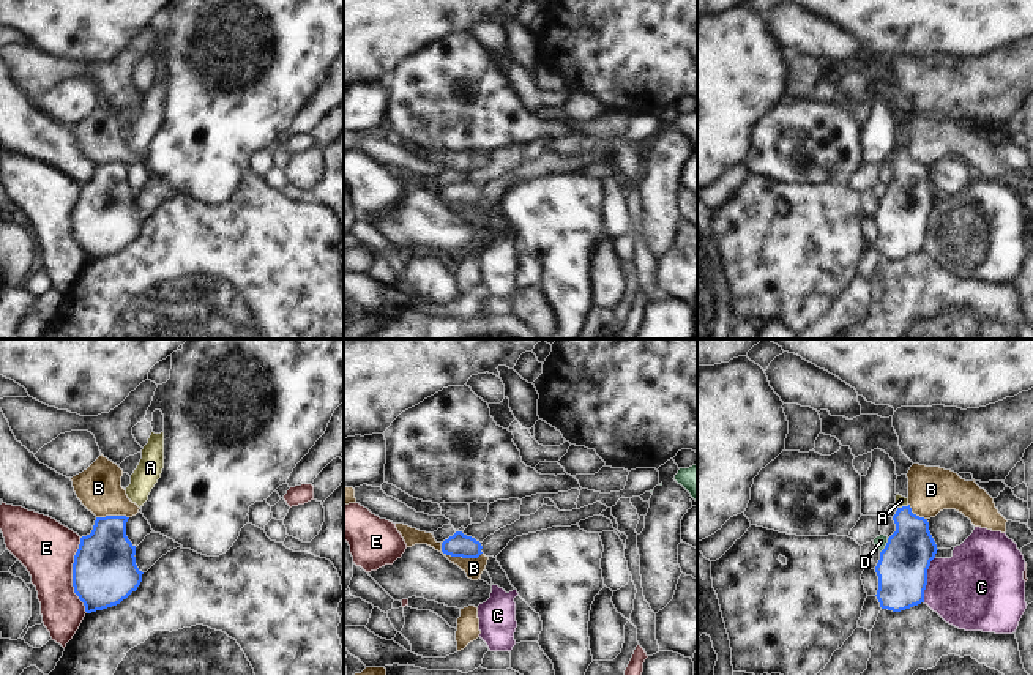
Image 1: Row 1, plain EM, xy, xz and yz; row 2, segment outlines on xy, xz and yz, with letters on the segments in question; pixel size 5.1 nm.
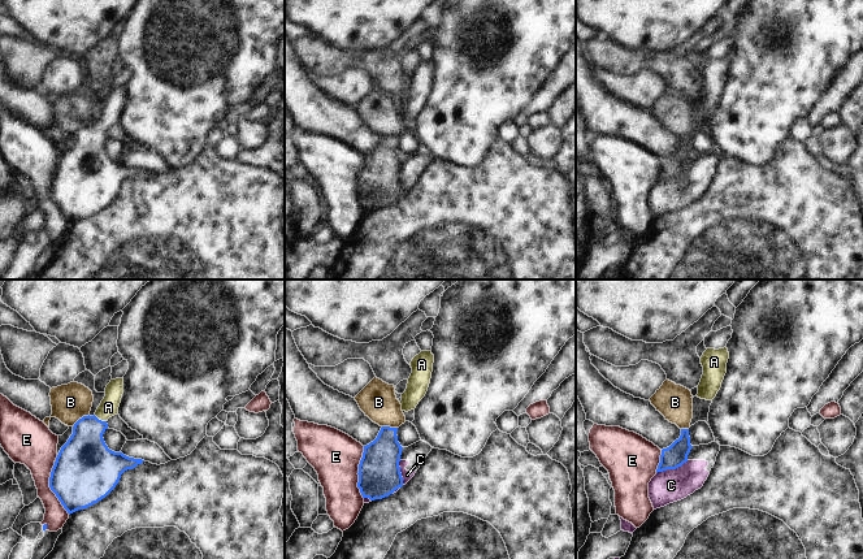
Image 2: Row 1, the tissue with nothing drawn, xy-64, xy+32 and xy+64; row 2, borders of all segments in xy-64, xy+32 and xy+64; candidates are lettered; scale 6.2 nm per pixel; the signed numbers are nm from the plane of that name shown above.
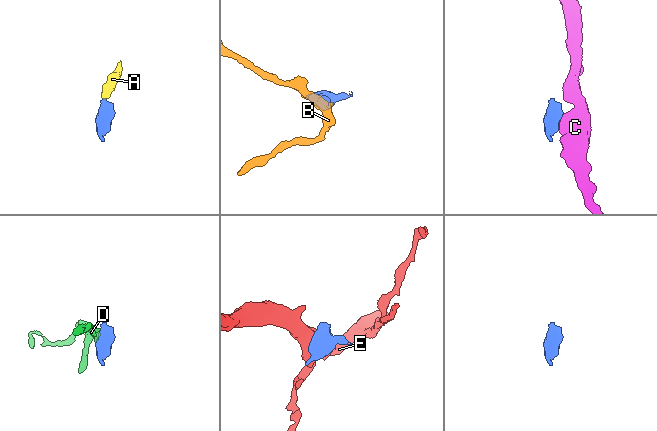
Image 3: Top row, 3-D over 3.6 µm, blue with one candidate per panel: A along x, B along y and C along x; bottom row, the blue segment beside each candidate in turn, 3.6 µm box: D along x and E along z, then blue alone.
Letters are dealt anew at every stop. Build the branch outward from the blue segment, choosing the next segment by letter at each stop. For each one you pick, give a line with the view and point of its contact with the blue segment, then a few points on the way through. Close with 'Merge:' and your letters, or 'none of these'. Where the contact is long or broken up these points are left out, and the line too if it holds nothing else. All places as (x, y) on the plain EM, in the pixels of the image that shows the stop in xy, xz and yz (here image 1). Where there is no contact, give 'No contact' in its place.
A: Touches blue at yz (904, 153). Path across: yz (907, 202), (904, 153), (901, 147)
Merge: A.

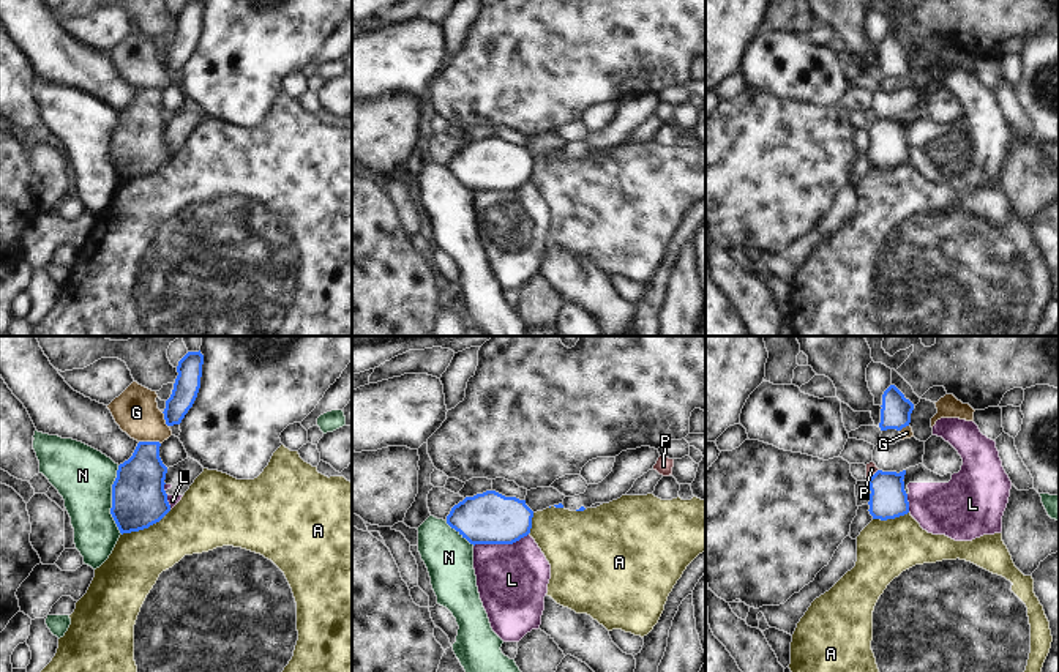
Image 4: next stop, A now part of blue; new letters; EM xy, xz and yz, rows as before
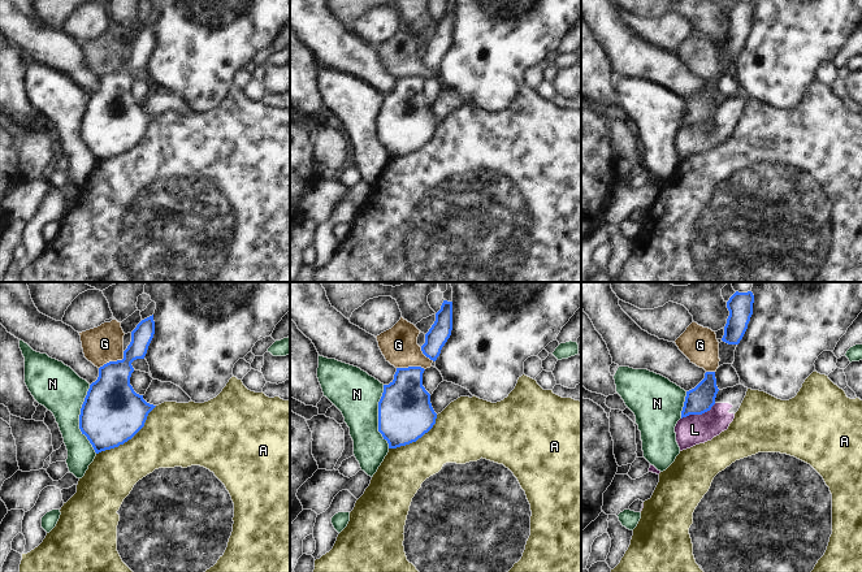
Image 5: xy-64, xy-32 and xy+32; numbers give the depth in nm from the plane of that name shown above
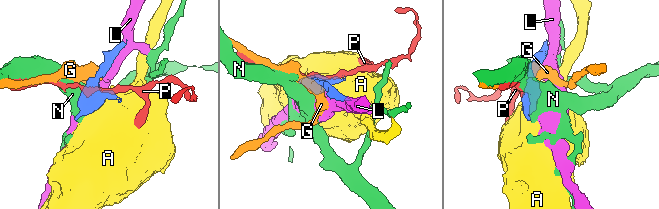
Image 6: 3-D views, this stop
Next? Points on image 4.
Merge: none of these.

